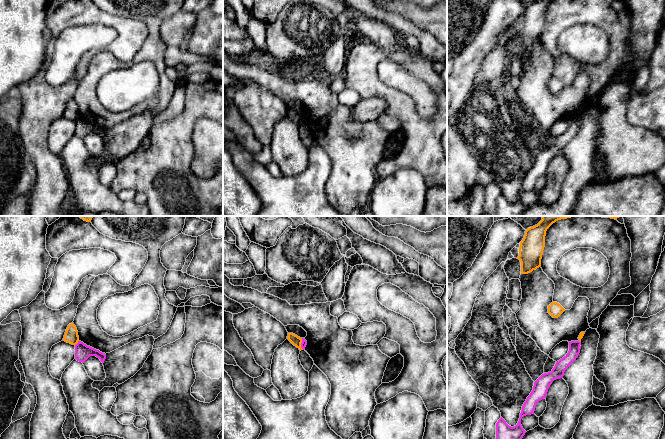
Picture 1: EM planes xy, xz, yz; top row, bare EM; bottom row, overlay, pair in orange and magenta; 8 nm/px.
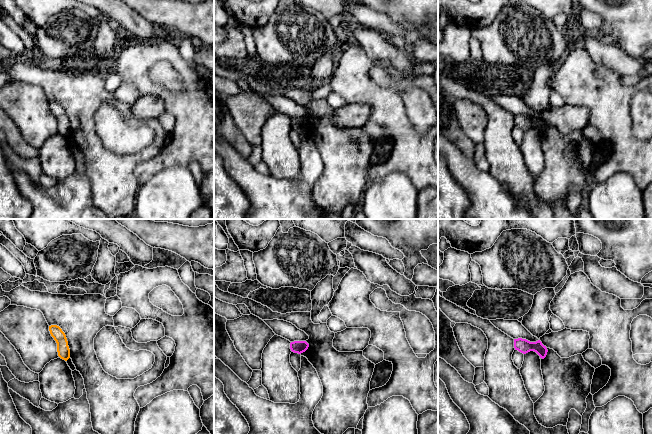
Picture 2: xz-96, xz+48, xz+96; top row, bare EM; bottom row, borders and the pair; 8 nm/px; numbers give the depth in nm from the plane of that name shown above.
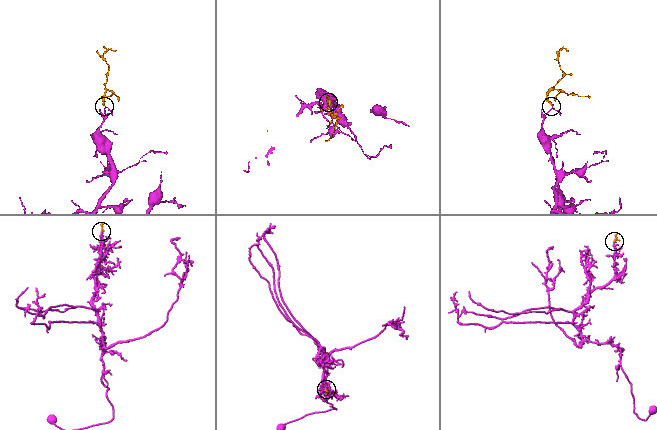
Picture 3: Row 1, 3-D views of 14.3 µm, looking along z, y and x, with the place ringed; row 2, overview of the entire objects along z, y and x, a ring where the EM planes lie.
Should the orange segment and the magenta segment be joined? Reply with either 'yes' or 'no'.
no

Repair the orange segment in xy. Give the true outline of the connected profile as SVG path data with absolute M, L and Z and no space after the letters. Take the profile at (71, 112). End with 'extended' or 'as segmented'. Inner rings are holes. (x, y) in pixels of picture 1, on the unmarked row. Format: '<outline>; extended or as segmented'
M74 99L68 101L63 117L76 121L79 117L78 107Z; as segmented

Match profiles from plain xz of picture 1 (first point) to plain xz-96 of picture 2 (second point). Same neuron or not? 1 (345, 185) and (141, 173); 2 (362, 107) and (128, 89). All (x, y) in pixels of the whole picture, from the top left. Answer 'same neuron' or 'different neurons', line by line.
1: different neurons
2: different neurons

